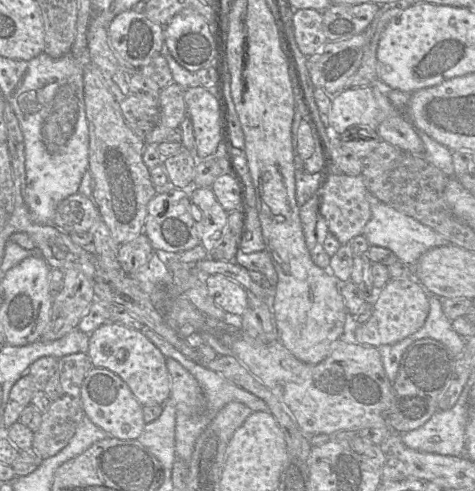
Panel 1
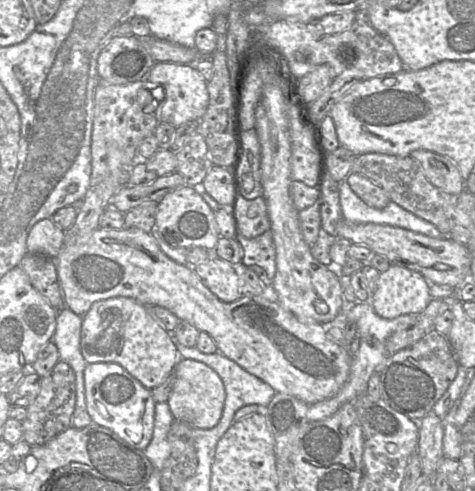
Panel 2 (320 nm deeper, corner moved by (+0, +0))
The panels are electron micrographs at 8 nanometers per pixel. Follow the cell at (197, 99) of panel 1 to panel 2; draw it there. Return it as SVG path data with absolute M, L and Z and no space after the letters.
M155 62L143 80L164 88L164 101L159 102L157 111L159 123L167 122L176 128L190 121L200 121L205 114L209 102L207 81L194 64Z

